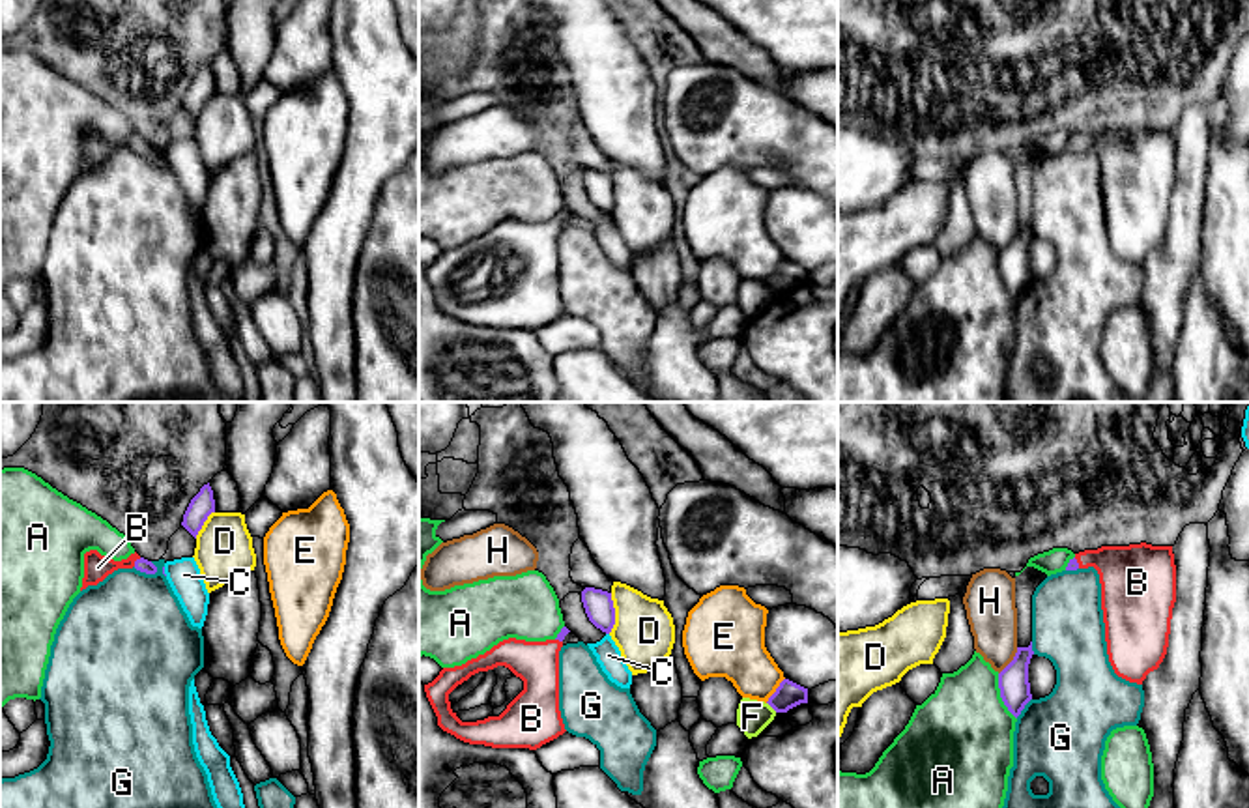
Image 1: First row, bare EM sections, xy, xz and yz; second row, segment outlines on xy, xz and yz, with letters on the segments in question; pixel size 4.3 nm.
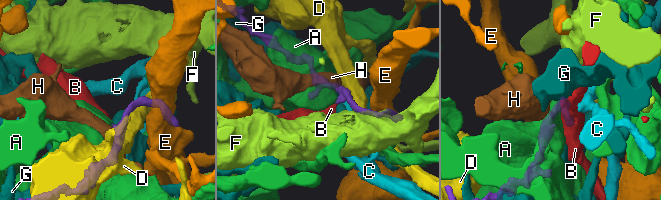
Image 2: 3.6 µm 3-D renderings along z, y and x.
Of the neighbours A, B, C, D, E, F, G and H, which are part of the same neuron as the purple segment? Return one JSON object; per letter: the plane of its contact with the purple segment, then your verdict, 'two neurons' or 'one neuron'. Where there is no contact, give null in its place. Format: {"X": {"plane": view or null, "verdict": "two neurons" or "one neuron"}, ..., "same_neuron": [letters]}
{"A": {"plane": "yz", "verdict": "two neurons"}, "B": {"plane": "xy", "verdict": "one neuron"}, "C": {"plane": "xy", "verdict": "two neurons"}, "D": {"plane": "xz", "verdict": "two neurons"}, "E": {"plane": "xz", "verdict": "two neurons"}, "F": {"plane": "xz", "verdict": "two neurons"}, "G": {"plane": "xy", "verdict": "two neurons"}, "H": {"plane": "yz", "verdict": "two neurons"}, "same_neuron": ["B"]}

